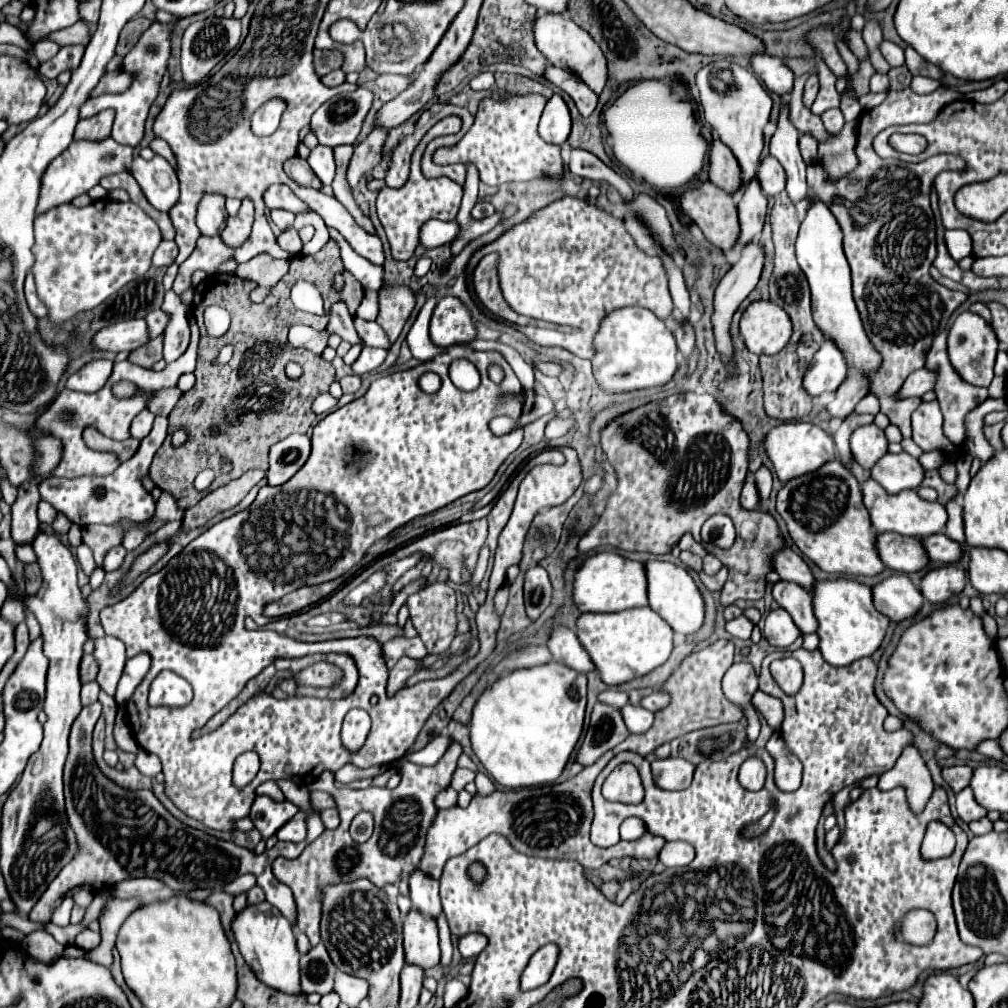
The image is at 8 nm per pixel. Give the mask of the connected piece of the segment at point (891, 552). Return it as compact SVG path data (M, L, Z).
M883 533L877 535L877 551L881 561L899 573L915 573L929 565L927 551L923 551L923 541L917 537L899 537Z

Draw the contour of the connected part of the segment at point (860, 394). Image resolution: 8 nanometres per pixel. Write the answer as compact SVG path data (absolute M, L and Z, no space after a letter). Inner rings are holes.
M811 201L811 207L807 209L807 215L801 223L801 231L797 237L797 261L803 273L807 275L811 287L811 307L817 327L837 343L849 363L845 383L835 391L835 399L827 405L831 417L845 419L855 411L855 405L867 395L867 373L875 371L881 365L881 355L873 349L871 341L867 339L859 319L859 311L853 301L851 269L843 253L843 233L839 229L839 223L835 221L835 215L821 201Z

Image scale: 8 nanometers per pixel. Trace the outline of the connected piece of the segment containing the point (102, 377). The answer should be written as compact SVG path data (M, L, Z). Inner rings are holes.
M93 359L85 367L75 371L73 375L69 375L65 387L73 389L73 391L83 391L83 393L95 393L109 379L111 367L113 367L113 363L107 359Z

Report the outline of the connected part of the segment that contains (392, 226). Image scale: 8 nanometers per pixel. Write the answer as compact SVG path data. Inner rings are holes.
M411 157L411 173L403 187L391 189L383 187L377 195L377 215L385 229L385 235L391 245L391 255L395 260L404 260L404 255L414 252L419 245L419 232L421 225L427 219L441 219L441 221L453 221L463 197L463 187L451 181L449 177L437 177L437 179L425 179L421 173L417 173L417 157Z

